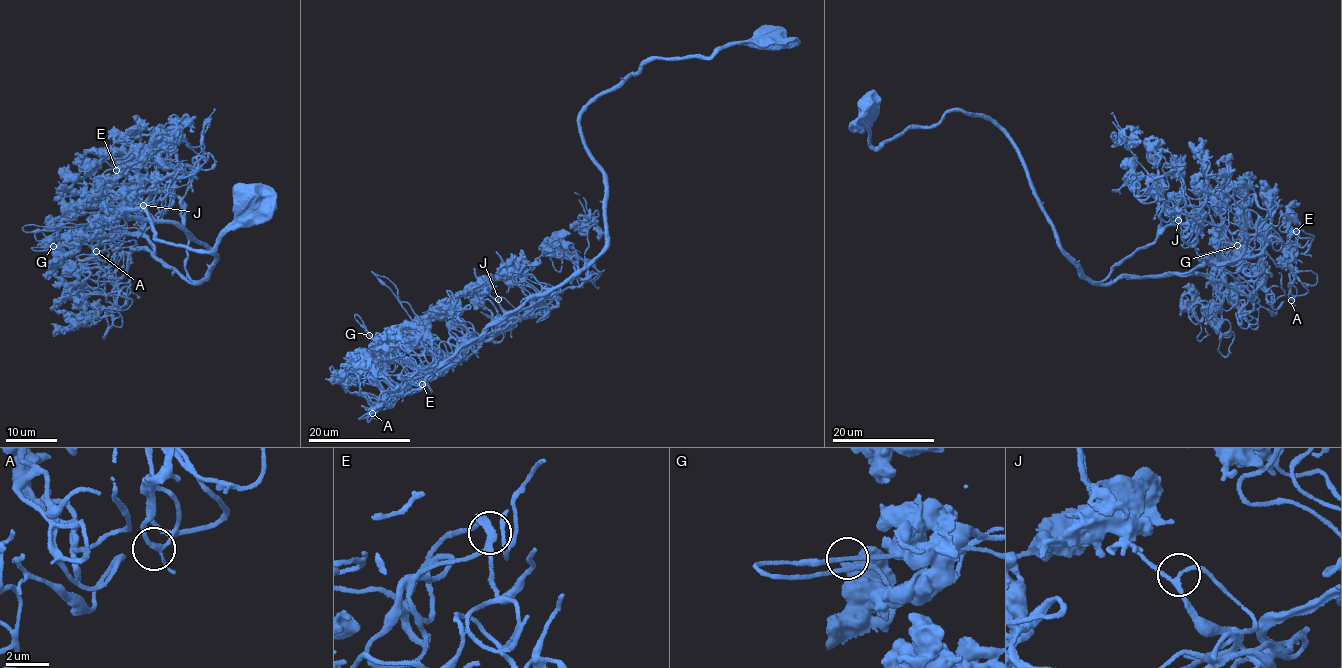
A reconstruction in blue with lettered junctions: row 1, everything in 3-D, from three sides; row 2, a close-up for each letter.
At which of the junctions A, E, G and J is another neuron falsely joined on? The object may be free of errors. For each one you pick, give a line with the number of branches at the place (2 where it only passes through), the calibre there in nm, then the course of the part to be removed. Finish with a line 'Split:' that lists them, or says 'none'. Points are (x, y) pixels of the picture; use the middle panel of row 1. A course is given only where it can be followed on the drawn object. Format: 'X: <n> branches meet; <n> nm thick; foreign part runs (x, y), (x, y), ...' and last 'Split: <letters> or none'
Split: none

